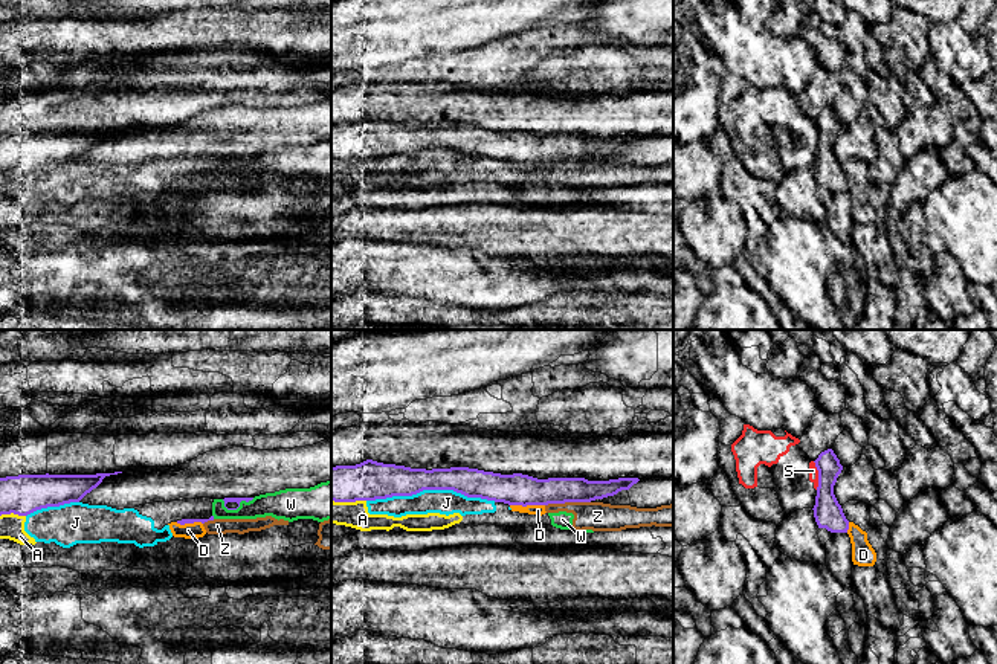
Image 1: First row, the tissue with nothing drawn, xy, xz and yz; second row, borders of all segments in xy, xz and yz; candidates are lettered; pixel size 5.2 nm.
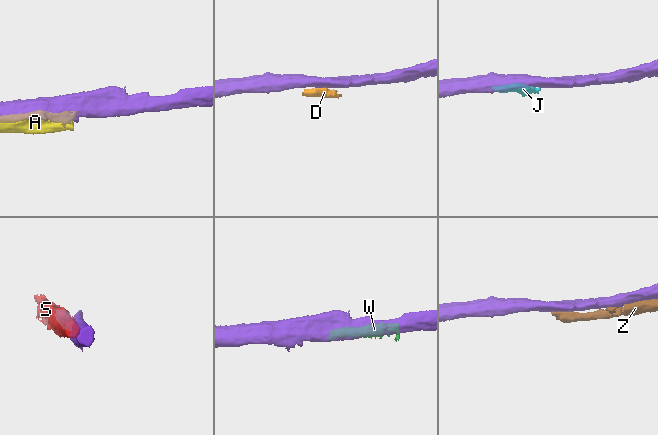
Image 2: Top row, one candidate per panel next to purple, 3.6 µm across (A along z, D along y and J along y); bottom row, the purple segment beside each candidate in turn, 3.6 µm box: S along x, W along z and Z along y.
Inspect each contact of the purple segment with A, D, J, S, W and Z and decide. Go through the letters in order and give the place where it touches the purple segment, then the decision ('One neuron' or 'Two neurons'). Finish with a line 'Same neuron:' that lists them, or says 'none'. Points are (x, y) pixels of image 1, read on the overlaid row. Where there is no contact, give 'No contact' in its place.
A: Touches purple at xz (348, 501). Two neurons
D: Touches purple at xz (527, 504). Two neurons
J: Touches purple at xz (431, 489). Two neurons
S: Touches purple at yz (819, 475). Two neurons
W: Touches purple at xy (237, 507). Two neurons
Z: Touches purple at xz (567, 501). Two neurons
Same neuron: none

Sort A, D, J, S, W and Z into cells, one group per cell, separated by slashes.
A D J W Z / S

